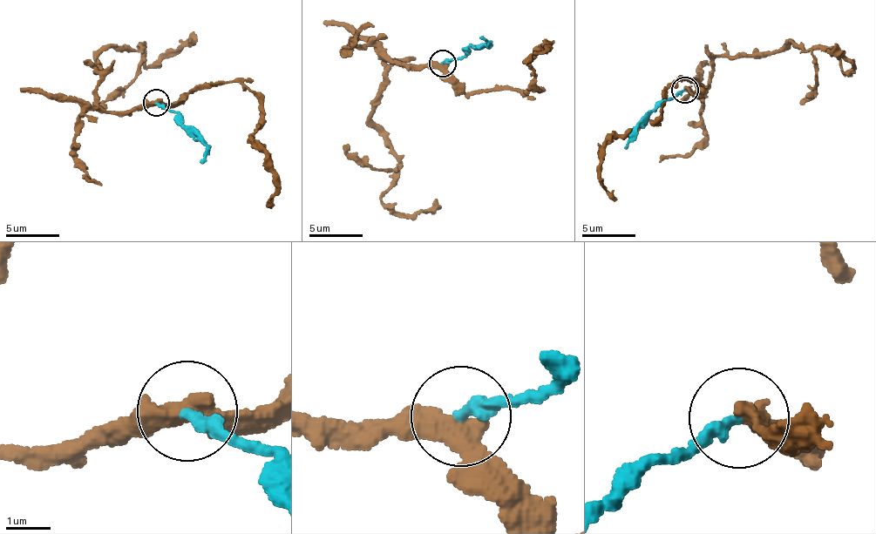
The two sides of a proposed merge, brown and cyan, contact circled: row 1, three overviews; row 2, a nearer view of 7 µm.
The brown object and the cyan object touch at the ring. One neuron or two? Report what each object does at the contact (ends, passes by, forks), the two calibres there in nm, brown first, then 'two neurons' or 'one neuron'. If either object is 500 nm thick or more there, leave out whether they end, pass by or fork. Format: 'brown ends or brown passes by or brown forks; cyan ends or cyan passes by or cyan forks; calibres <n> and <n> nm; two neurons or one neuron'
brown passes by; cyan ends; calibres 440 and 300 nm; one neuron

